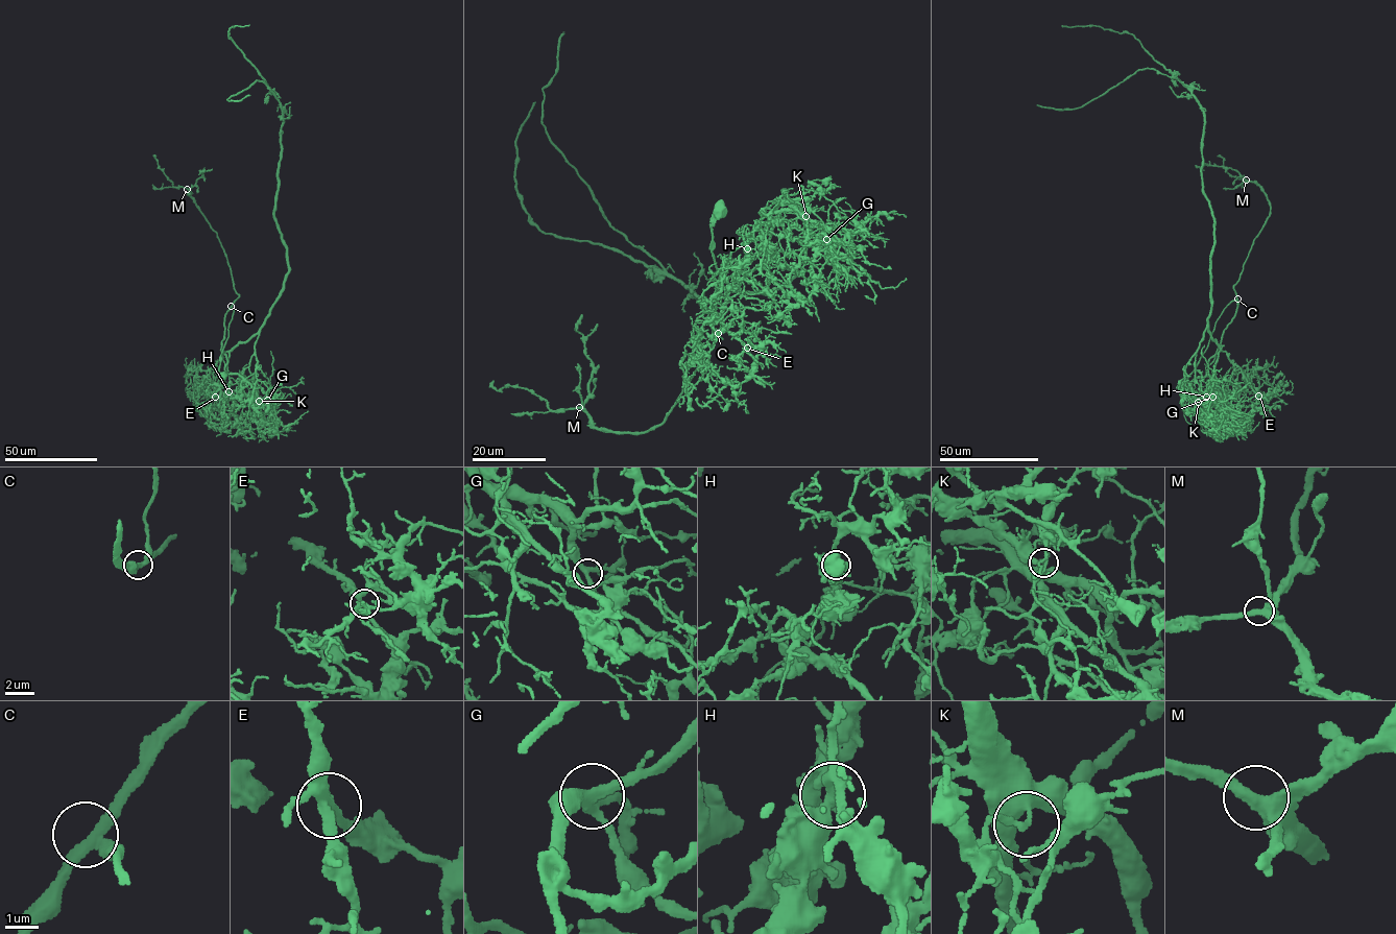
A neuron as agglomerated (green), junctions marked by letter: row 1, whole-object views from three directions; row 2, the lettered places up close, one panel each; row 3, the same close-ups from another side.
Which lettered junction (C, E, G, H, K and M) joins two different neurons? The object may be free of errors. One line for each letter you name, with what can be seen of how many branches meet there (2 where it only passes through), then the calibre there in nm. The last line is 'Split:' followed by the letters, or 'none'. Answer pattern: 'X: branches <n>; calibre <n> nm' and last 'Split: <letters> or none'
K: branches 2; calibre 200 nm
Split: K

